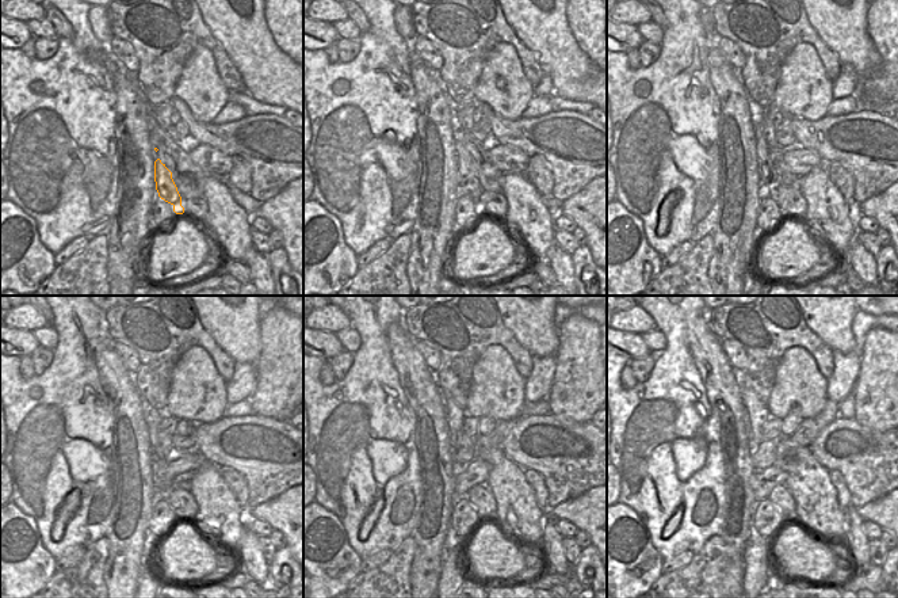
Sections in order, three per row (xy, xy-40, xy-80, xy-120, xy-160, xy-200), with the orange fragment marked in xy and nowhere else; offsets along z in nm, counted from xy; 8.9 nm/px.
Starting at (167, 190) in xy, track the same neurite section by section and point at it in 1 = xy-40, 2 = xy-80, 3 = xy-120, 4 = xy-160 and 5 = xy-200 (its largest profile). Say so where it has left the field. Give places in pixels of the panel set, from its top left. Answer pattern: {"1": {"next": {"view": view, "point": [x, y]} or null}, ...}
{"1": {"next": {"view": "xy-40", "point": [469, 185]}}, "2": {"next": {"view": "xy-80", "point": [770, 178]}}, "3": {"next": {"view": "xy-120", "point": [152, 416]}}, "4": {"next": {"view": "xy-160", "point": [455, 415]}}, "5": {"next": {"view": "xy-200", "point": [757, 412]}}}

